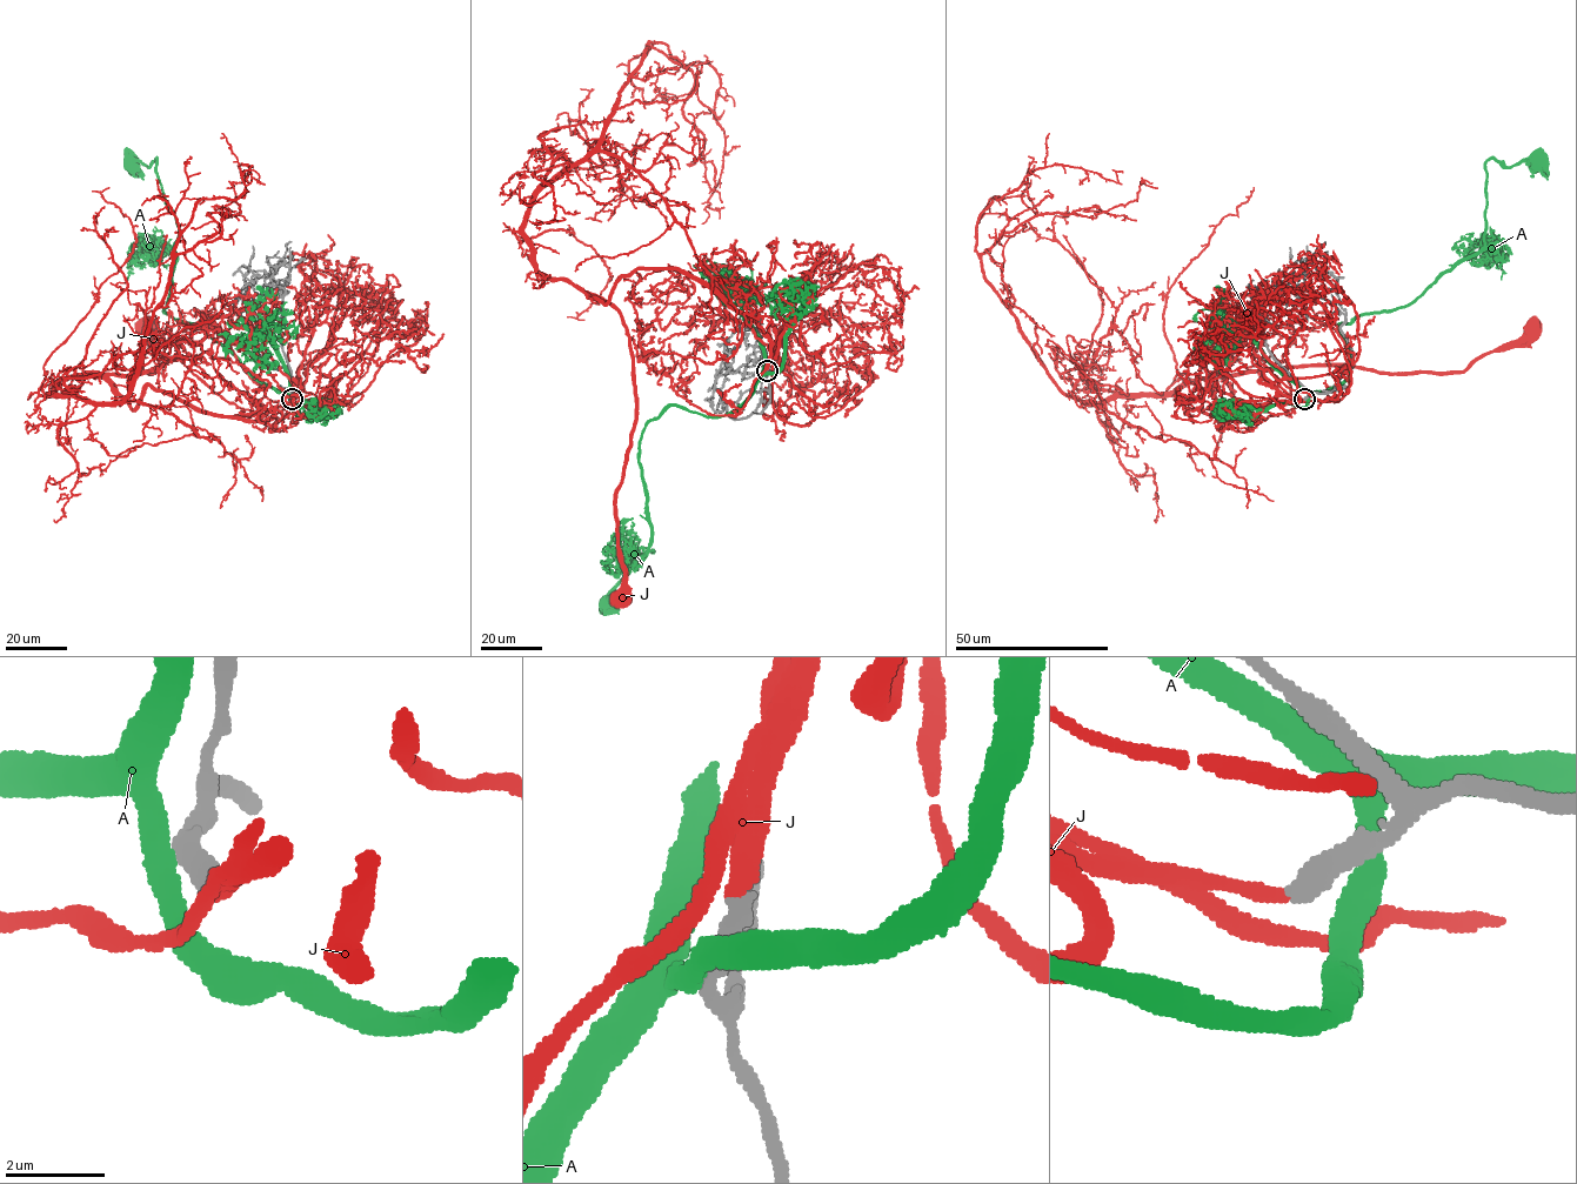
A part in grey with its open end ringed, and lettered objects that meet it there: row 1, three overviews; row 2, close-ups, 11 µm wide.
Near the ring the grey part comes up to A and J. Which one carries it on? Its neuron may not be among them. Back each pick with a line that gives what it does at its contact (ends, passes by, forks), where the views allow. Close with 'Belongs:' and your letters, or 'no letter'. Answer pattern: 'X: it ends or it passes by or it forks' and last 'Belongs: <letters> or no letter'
J: it ends
Belongs: J

